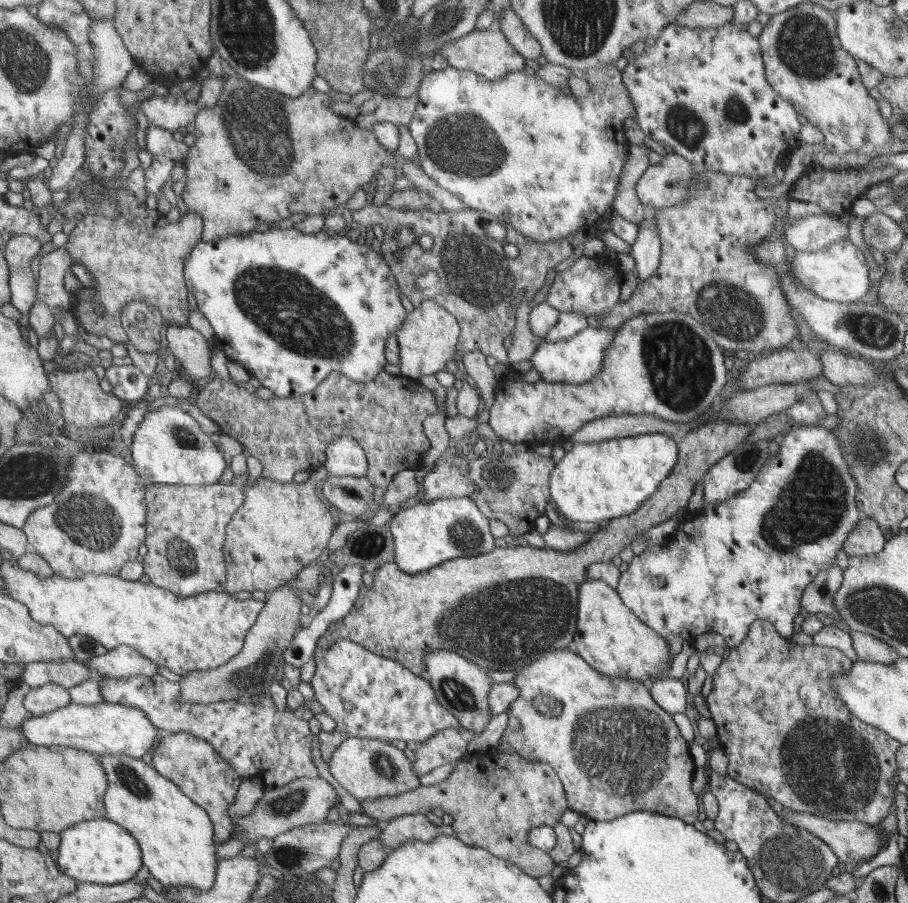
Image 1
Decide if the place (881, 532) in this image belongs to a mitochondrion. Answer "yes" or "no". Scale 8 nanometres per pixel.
no

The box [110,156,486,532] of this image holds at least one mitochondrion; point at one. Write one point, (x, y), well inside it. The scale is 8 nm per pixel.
(291, 310)

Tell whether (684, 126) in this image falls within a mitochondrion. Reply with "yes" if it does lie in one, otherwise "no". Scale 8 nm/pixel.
yes

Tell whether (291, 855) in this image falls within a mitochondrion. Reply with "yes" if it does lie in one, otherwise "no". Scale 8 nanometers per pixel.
yes

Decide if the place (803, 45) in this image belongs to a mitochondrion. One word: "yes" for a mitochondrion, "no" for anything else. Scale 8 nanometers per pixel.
yes

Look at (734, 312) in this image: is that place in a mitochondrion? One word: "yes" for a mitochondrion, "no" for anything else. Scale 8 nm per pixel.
yes

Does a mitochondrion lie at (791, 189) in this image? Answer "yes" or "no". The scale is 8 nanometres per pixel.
no

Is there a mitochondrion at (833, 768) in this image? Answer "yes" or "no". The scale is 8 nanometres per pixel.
yes

